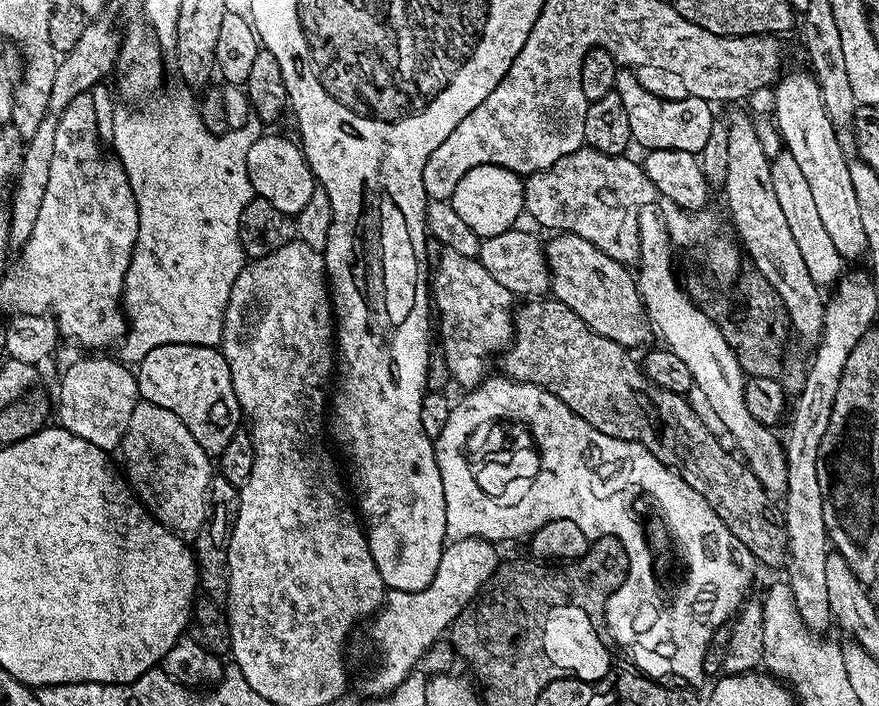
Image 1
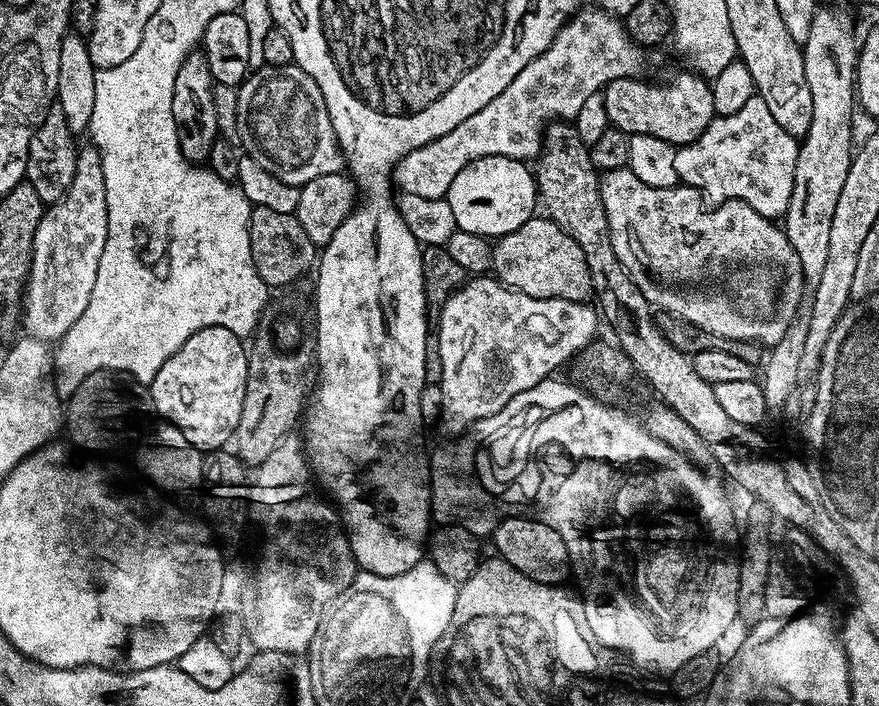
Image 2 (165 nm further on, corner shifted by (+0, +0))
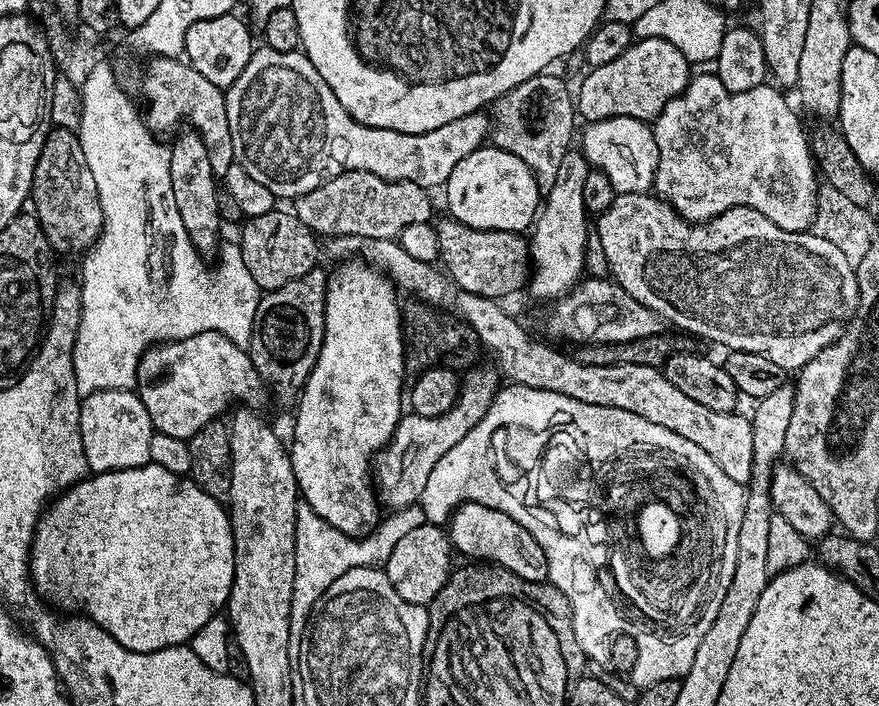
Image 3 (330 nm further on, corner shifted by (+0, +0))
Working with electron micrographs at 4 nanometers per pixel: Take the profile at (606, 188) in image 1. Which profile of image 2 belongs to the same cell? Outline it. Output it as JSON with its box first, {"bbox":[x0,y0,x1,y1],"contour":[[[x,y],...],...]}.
{"bbox":[600,166,806,346],"contour":[[[627,166],[618,170],[610,170],[600,176],[600,206],[603,219],[608,221],[614,254],[618,254],[618,262],[622,262],[622,266],[630,274],[630,278],[636,283],[638,290],[642,290],[646,302],[651,304],[653,309],[669,312],[670,315],[682,318],[704,332],[721,336],[723,340],[751,340],[761,346],[771,346],[782,342],[788,327],[797,323],[796,311],[799,310],[800,303],[803,300],[805,303],[806,300],[806,292],[804,296],[804,288],[806,289],[804,271],[802,270],[802,262],[798,262],[798,254],[794,254],[794,246],[790,246],[788,236],[779,223],[758,214],[758,210],[754,210],[746,202],[721,200],[712,206],[716,208],[704,208],[703,202],[705,203],[702,194],[696,188],[646,186],[646,182],[642,182],[642,178],[638,178],[638,174],[634,174],[632,169]]]}

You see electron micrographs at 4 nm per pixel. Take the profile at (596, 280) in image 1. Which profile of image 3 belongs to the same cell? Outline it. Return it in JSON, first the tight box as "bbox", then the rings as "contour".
{"bbox":[435,218,530,298],"contour":[[[445,218],[441,224],[435,225],[438,238],[438,260],[443,271],[448,273],[448,279],[466,290],[470,294],[479,296],[491,296],[493,298],[505,298],[511,292],[516,292],[525,287],[530,279],[530,244],[519,232],[503,232],[502,230],[484,230],[483,228],[471,228],[461,220]]]}

